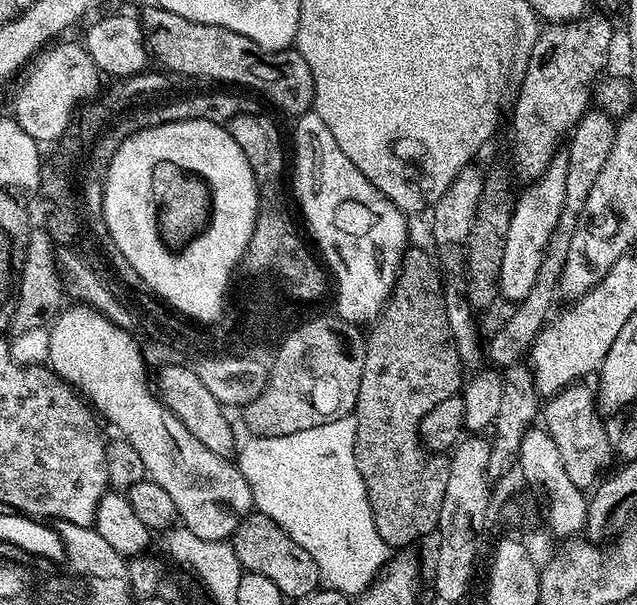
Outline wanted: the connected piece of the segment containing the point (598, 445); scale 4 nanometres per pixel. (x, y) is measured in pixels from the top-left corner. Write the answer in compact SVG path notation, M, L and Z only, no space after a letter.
M584 382L565 385L555 396L547 397L542 404L542 424L554 438L558 454L562 454L562 466L566 466L570 482L585 490L591 489L605 475L604 467L612 460L612 444L608 441L608 432L604 429L599 414L601 415L593 389L591 392Z

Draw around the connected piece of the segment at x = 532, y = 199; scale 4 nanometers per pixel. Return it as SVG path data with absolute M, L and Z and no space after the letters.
M564 154L555 157L552 162L550 162L548 168L543 172L542 178L537 179L535 182L529 183L528 188L520 196L520 201L515 201L514 207L512 209L512 217L510 218L510 226L506 230L504 235L504 249L502 250L502 258L500 259L500 279L498 281L498 292L499 295L504 295L506 299L512 300L512 302L519 302L526 298L527 294L530 293L530 288L534 286L534 280L538 276L539 267L542 266L544 254L547 250L547 243L550 242L550 234L554 230L555 226L559 222L559 214L563 208L563 191L566 190L566 172L567 172L567 158Z

